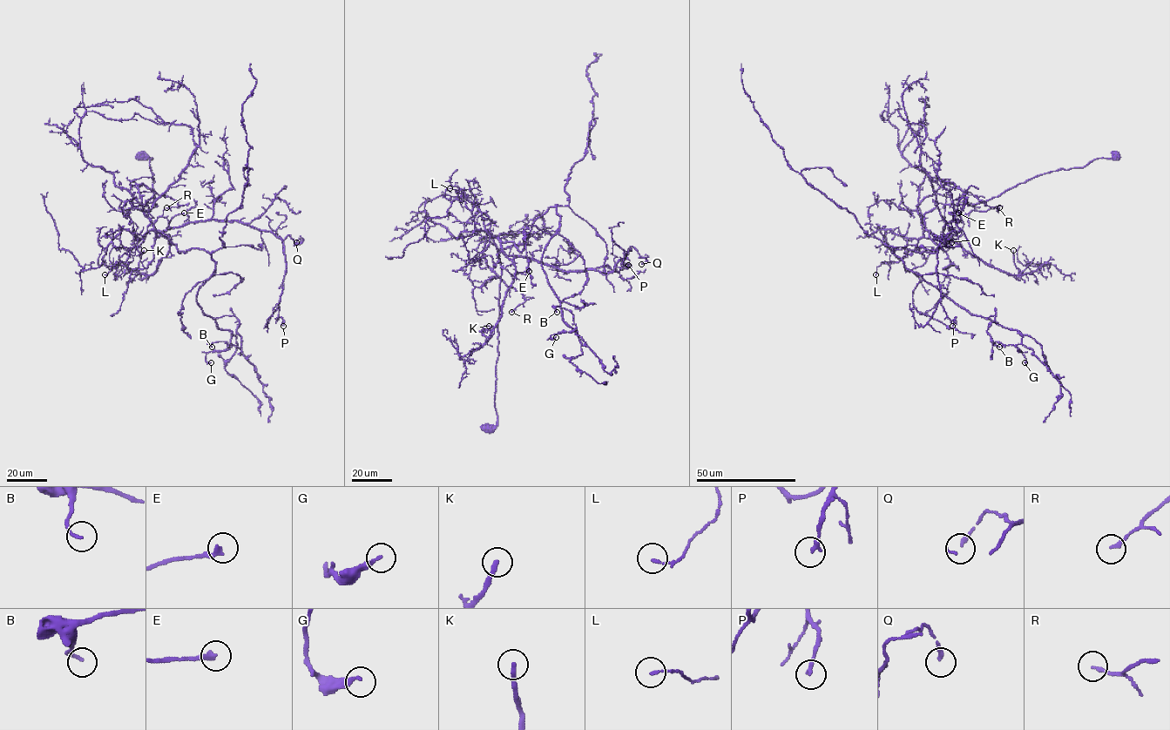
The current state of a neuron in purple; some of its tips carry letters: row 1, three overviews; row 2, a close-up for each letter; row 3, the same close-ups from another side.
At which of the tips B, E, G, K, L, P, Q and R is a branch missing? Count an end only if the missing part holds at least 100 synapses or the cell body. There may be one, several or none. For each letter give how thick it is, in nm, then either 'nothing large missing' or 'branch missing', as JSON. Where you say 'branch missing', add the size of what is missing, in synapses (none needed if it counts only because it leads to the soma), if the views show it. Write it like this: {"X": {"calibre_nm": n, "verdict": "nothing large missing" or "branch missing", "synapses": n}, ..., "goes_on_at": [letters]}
{"B": {"calibre_nm": 130, "verdict": "nothing large missing"}, "E": {"calibre_nm": 280, "verdict": "nothing large missing"}, "G": {"calibre_nm": 200, "verdict": "nothing large missing"}, "K": {"calibre_nm": 240, "verdict": "nothing large missing"}, "L": {"calibre_nm": 110, "verdict": "nothing large missing"}, "P": {"calibre_nm": 180, "verdict": "nothing large missing"}, "Q": {"calibre_nm": 190, "verdict": "nothing large missing"}, "R": {"calibre_nm": 160, "verdict": "nothing large missing"}, "goes_on_at": []}

